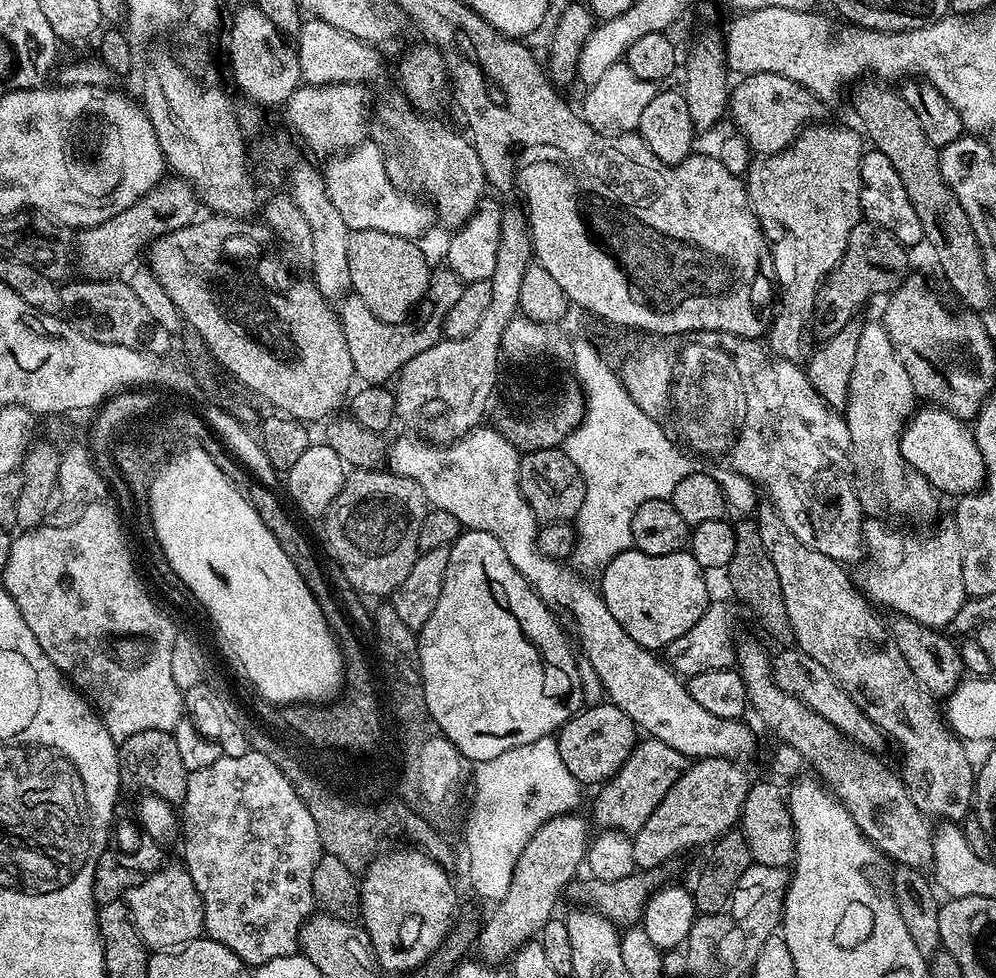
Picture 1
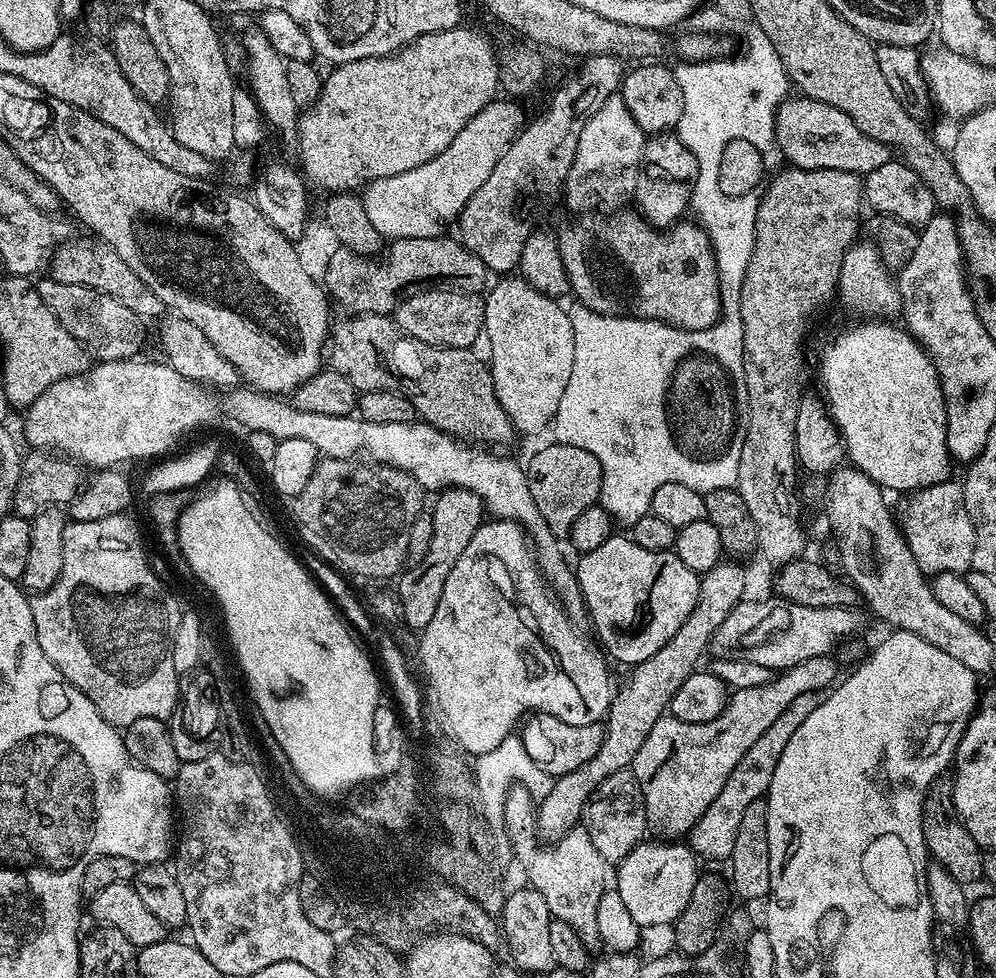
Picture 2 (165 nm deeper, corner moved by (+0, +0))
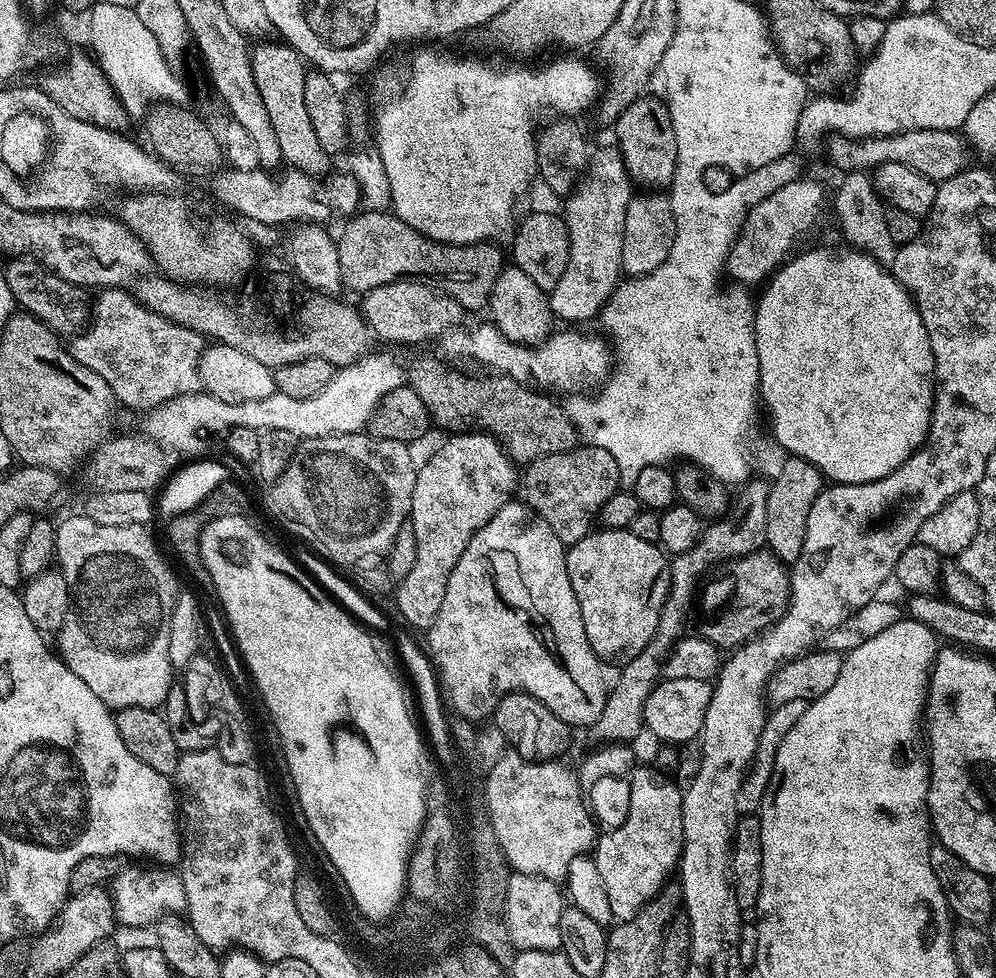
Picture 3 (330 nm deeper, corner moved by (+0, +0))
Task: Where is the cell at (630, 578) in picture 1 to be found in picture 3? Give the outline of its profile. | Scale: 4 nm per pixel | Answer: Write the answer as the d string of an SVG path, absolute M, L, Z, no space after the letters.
M605 527L602 532L596 531L589 531L588 535L567 549L566 574L570 574L570 586L574 586L578 610L582 610L582 626L586 626L586 638L594 654L602 662L608 663L609 660L615 666L623 666L654 638L664 599L668 596L670 560L659 543L646 542L627 528Z

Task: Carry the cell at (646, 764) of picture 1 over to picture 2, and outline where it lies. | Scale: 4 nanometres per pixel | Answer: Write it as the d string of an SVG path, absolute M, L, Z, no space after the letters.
M831 655L810 658L793 668L783 669L779 674L773 675L771 680L766 681L762 686L750 686L749 688L737 688L729 695L728 704L722 710L714 722L702 722L701 724L691 724L682 722L670 714L660 717L658 722L654 722L654 730L646 734L646 742L642 742L642 747L638 754L634 754L632 759L632 773L636 779L636 785L642 790L644 795L644 805L649 821L653 825L664 824L663 835L668 838L684 838L691 833L692 827L706 814L710 802L718 798L722 786L726 786L726 778L742 762L746 750L762 738L762 734L778 719L778 714L798 698L798 694L807 692L823 693L831 689L837 683L836 664L832 661Z

